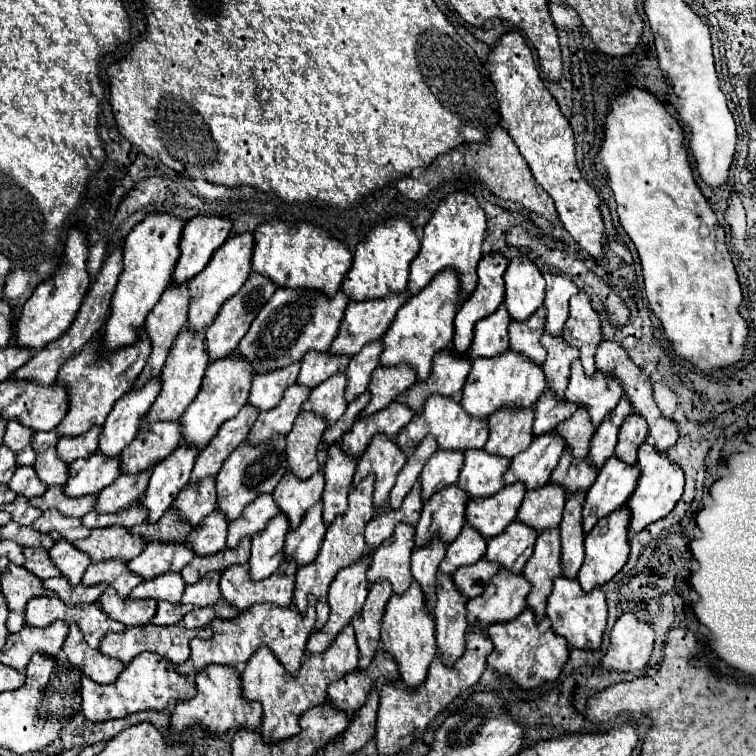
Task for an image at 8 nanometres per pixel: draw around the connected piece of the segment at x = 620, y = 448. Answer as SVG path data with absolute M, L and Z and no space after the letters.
M629 415L619 431L619 441L615 447L615 457L623 463L637 465L637 449L645 443L647 437L647 423L639 415Z

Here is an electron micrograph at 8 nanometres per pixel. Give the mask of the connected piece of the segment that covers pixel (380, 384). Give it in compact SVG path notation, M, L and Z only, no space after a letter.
M407 365L377 367L371 375L371 383L367 389L371 393L371 401L361 411L361 415L367 417L367 415L373 415L373 413L385 409L393 399L397 399L413 383L415 383L415 371L411 371L411 367L407 367Z

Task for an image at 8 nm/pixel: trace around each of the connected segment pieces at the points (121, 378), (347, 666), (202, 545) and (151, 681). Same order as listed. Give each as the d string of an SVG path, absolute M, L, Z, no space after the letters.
M141 331L139 335L139 343L119 349L115 351L109 359L97 361L95 353L97 353L99 341L93 339L91 343L87 343L87 347L71 357L65 365L63 371L59 371L57 381L53 385L63 385L67 389L67 397L69 397L69 409L67 415L63 417L63 421L57 425L57 437L77 437L77 435L85 435L91 427L101 427L109 415L109 411L113 409L115 401L119 397L123 397L131 385L135 383L139 371L143 371L147 355L151 351L151 343L145 335L145 331Z
M347 625L331 647L319 655L305 655L299 675L293 677L285 671L281 663L277 663L275 655L267 647L259 647L255 655L249 659L243 675L241 675L241 689L245 701L257 701L263 707L263 723L261 723L261 737L265 743L279 743L299 733L299 717L317 705L323 705L327 699L327 687L333 679L341 679L357 669L359 647L355 641L353 627Z
M213 511L211 515L207 515L207 519L203 519L199 527L189 531L183 545L189 547L197 557L207 557L225 549L225 537L227 521L219 511Z
M141 653L123 669L123 673L115 683L99 685L83 677L81 681L83 715L91 723L101 723L109 719L121 719L139 711L165 711L171 701L177 703L177 701L193 699L195 691L197 691L195 681L177 675L175 667L169 661L165 661L157 653Z

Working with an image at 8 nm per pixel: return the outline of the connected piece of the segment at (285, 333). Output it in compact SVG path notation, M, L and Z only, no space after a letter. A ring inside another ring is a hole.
M277 289L269 303L259 311L251 323L247 335L239 341L237 353L255 367L255 375L289 367L305 357L309 351L323 353L333 343L343 311L349 299L343 291L337 291L333 299L327 299L319 291L305 289Z

